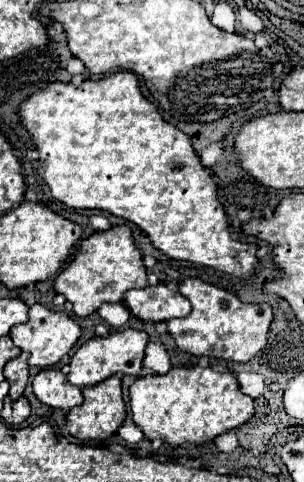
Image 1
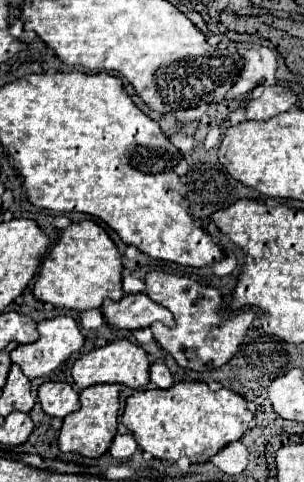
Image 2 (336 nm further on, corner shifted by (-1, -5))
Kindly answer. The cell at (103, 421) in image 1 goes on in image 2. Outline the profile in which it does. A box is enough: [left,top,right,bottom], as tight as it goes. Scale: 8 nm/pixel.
[59,385,121,457]

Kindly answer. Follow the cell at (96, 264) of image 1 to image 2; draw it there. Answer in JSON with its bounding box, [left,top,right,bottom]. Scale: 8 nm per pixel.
[33,221,123,313]

